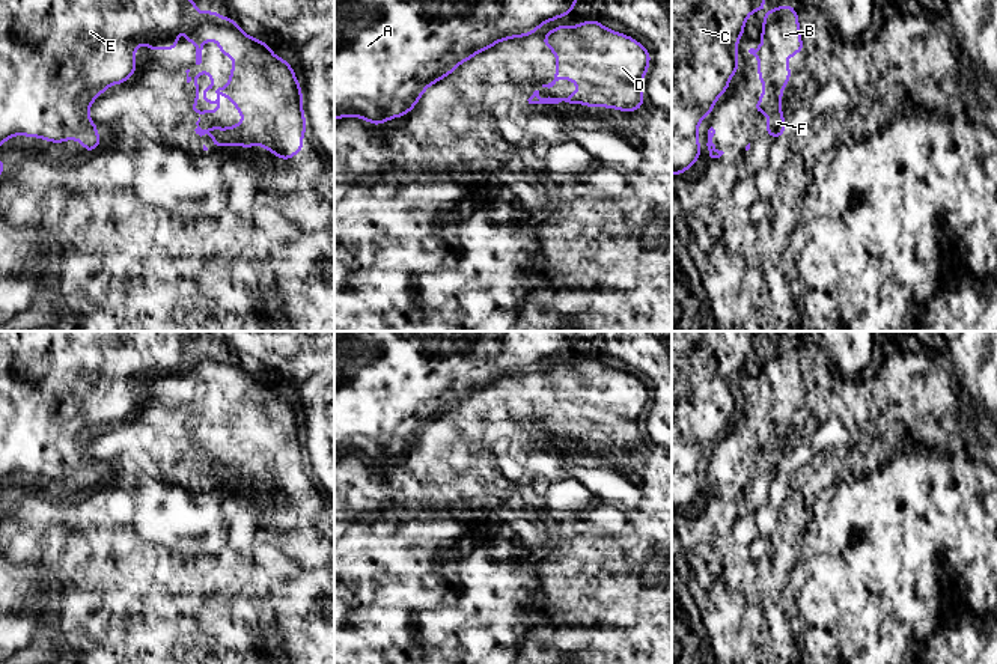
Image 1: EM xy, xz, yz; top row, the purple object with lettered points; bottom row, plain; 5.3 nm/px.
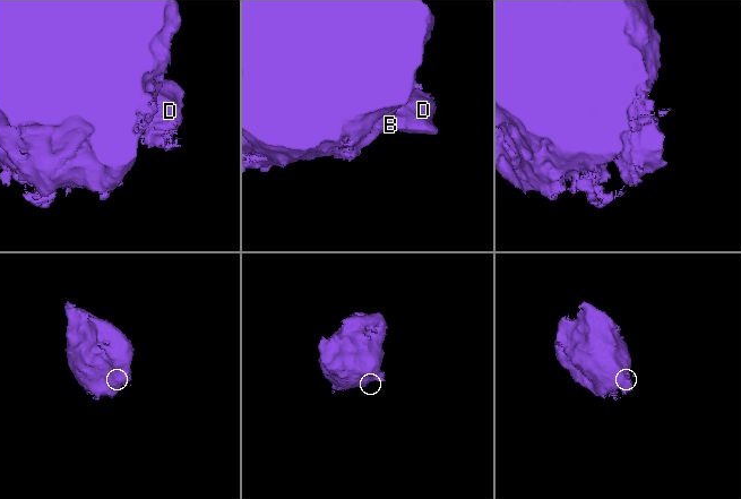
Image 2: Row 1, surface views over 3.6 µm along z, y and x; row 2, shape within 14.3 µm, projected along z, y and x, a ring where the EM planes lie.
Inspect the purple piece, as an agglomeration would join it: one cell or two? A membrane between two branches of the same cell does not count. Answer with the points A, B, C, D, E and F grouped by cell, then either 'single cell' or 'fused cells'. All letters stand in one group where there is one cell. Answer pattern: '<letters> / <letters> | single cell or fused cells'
A B C D E F | single cell

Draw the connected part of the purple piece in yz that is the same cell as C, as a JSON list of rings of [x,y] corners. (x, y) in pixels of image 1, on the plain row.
[[[672,331],[672,513],[682,512],[691,506],[700,495],[700,482],[697,477],[697,467],[703,455],[711,453],[717,437],[727,429],[730,416],[739,407],[739,397],[736,391],[738,378],[744,373],[744,364],[747,355],[758,346],[765,346],[768,340],[762,336],[767,331]]]

